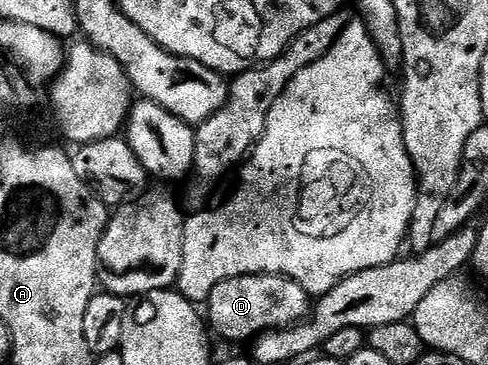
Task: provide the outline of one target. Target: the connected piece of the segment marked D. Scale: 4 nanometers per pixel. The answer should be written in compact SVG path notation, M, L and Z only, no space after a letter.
M281 274L243 275L221 281L205 304L210 329L227 340L245 340L269 329L298 324L311 312L311 296L297 281Z

